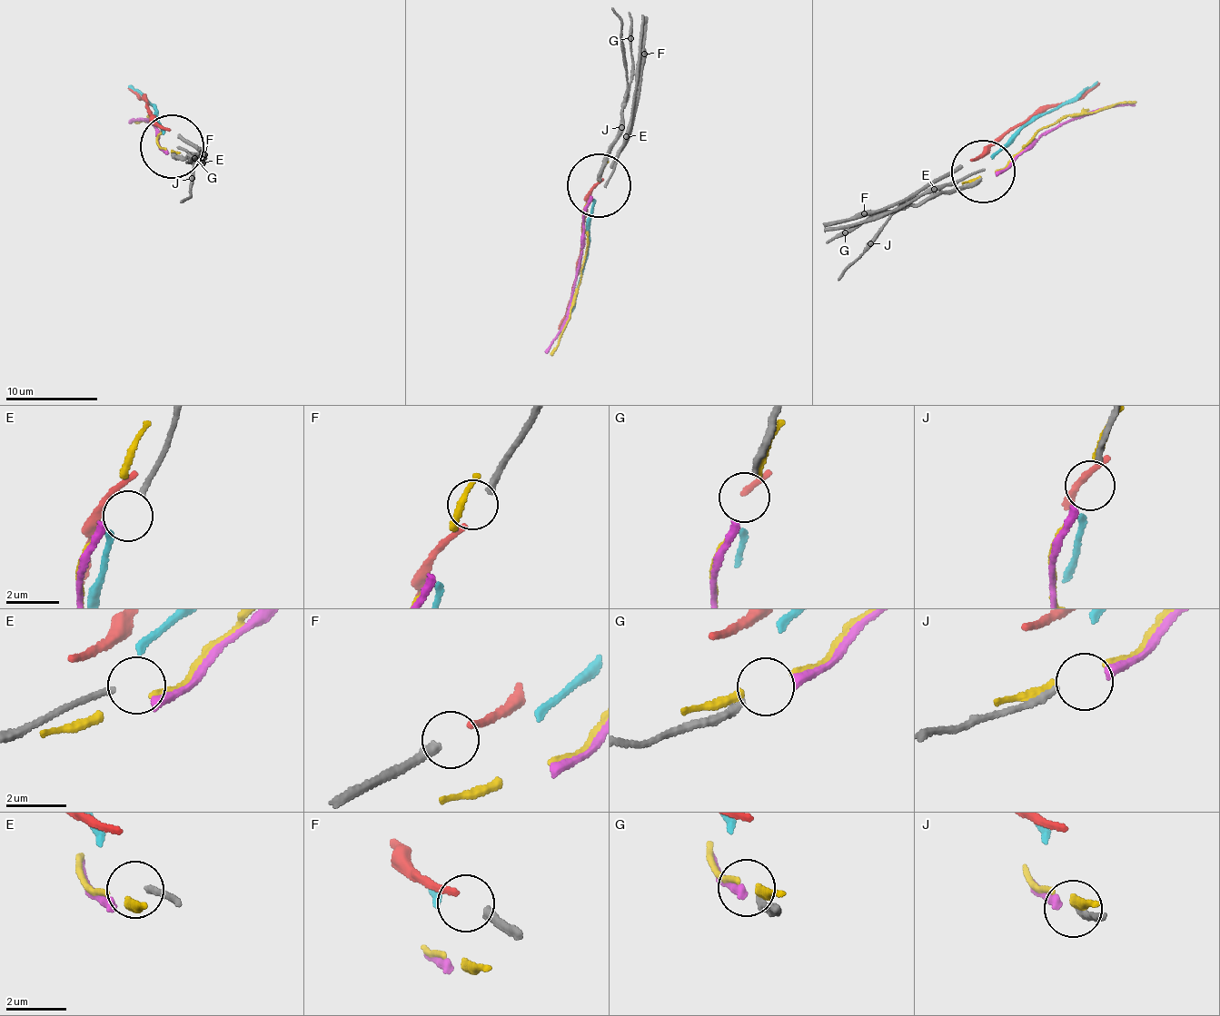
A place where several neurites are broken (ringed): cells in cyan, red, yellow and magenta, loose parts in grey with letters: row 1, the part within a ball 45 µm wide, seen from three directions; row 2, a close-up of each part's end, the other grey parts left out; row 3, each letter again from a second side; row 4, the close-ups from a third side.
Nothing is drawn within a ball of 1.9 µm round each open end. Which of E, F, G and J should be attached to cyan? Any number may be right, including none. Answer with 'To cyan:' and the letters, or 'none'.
To cyan: none

